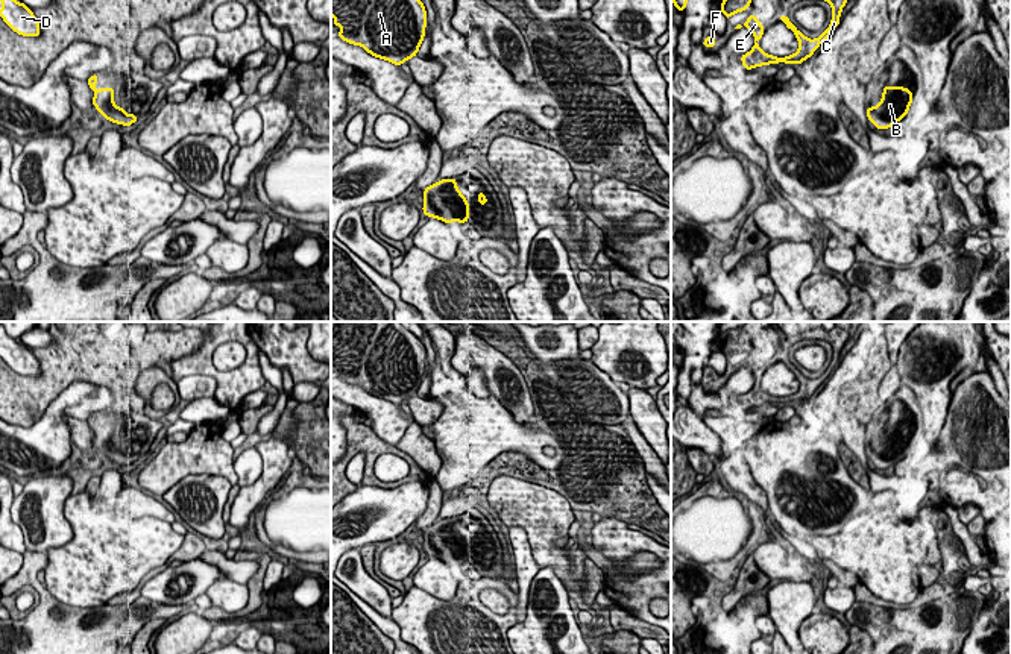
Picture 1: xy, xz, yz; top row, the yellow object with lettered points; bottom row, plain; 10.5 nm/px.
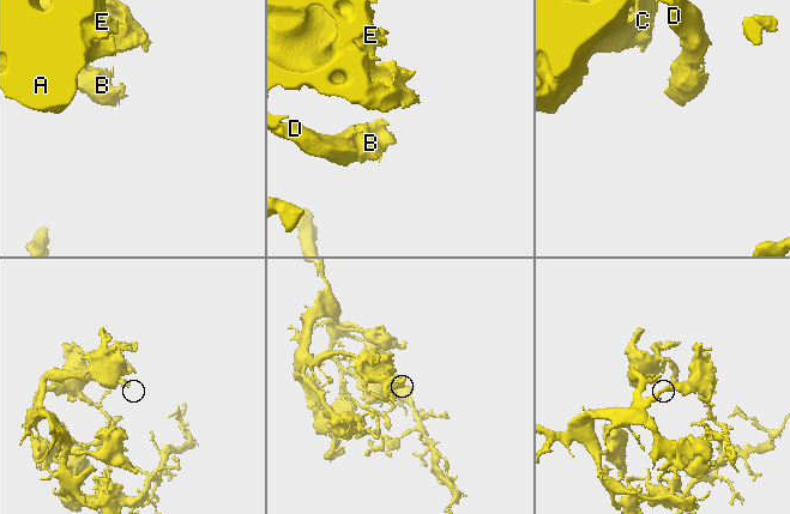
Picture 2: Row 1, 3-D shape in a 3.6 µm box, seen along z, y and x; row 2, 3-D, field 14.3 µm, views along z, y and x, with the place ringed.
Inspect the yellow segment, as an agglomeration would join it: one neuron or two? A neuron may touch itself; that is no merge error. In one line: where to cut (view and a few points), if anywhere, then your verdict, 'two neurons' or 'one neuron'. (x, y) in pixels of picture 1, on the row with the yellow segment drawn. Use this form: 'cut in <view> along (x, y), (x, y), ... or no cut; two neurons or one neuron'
no cut; one neuron

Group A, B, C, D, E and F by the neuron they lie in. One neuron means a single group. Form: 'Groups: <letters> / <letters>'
Groups: A B C D E F

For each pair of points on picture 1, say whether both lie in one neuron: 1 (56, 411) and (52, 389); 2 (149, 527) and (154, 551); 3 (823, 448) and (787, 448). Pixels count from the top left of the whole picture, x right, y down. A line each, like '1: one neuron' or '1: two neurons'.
1: two neurons
2: one neuron
3: one neuron

